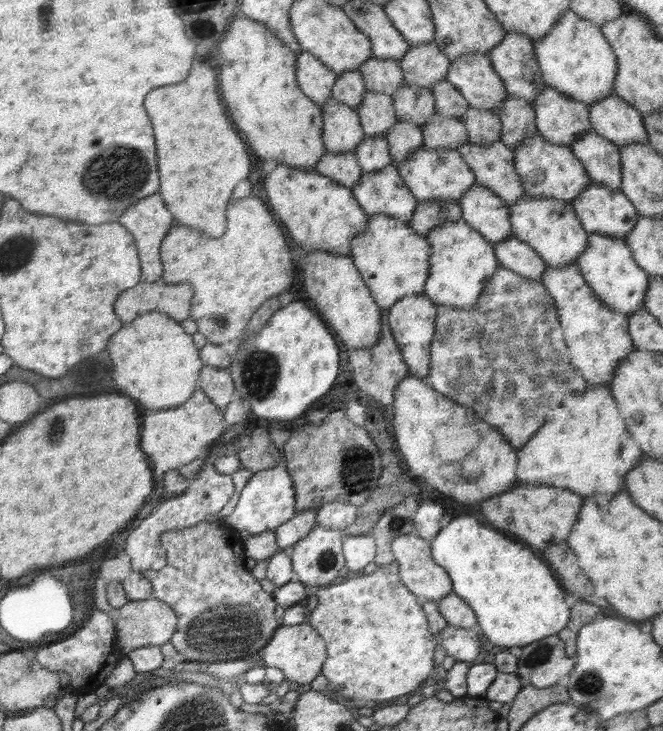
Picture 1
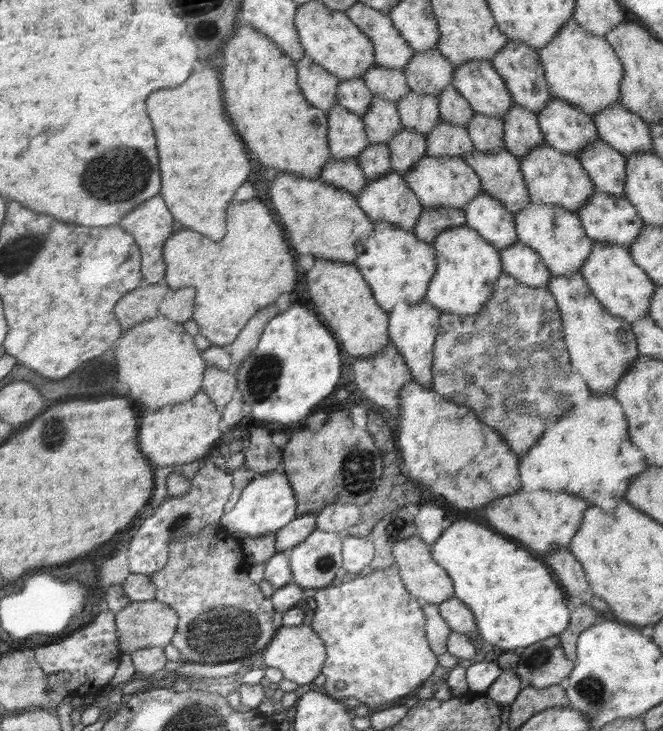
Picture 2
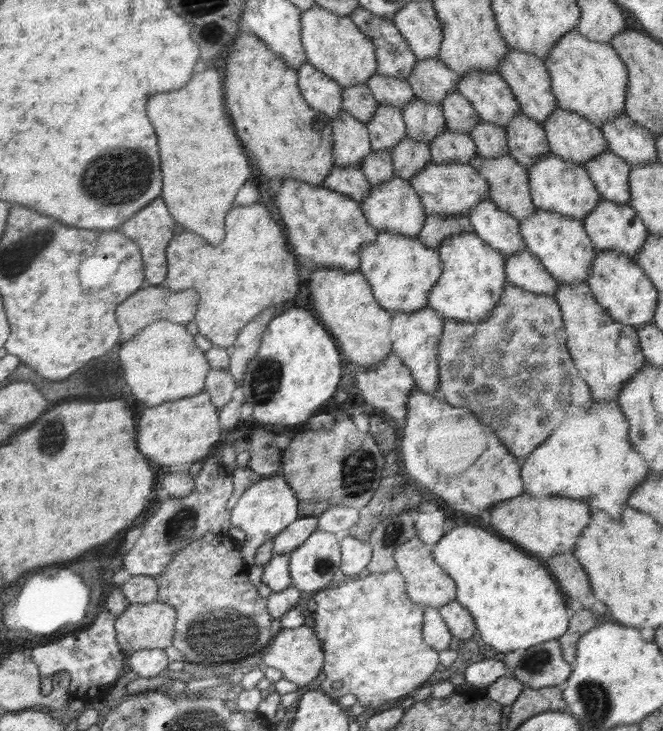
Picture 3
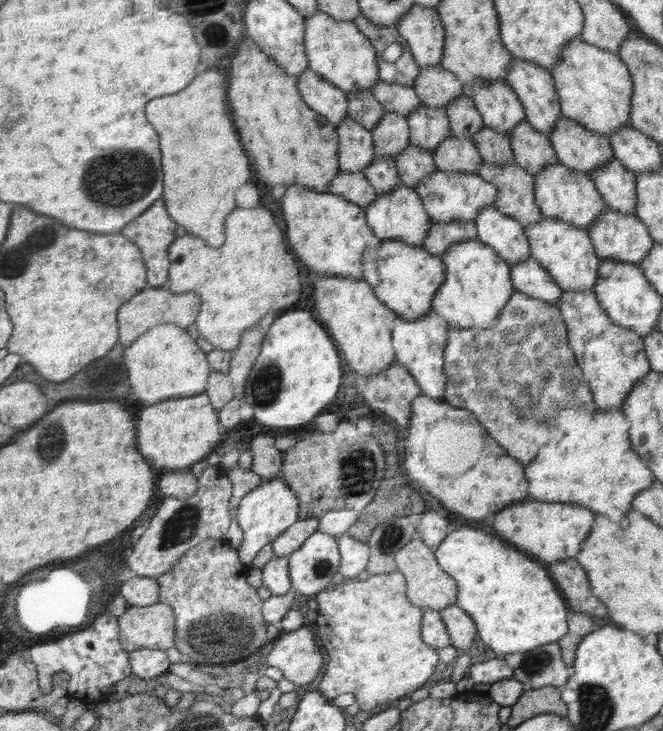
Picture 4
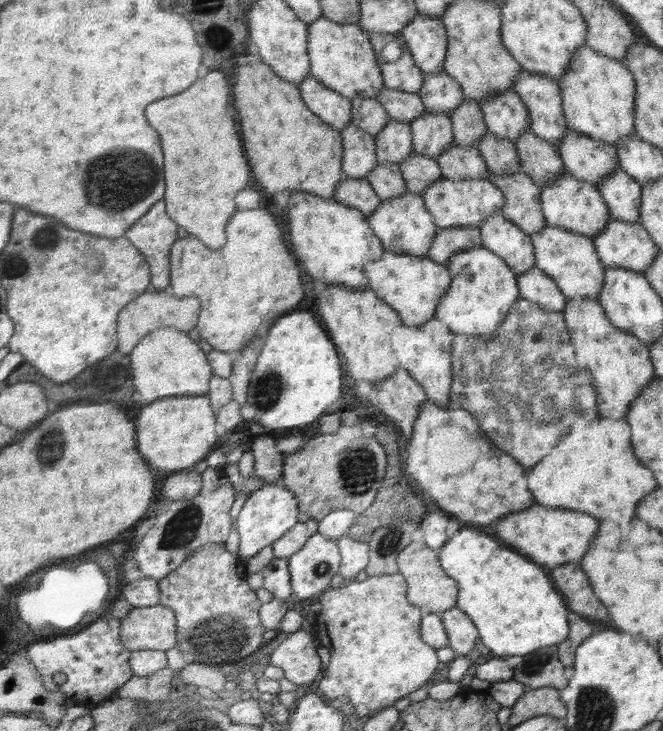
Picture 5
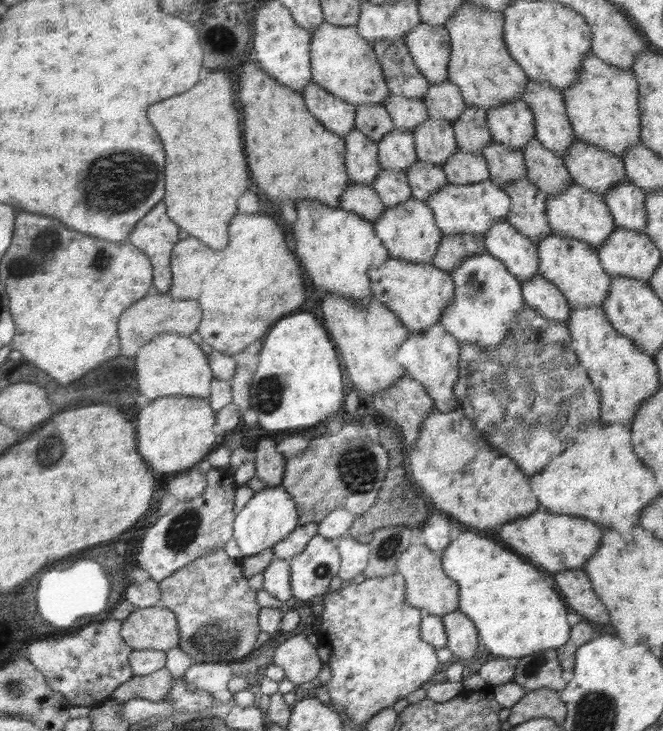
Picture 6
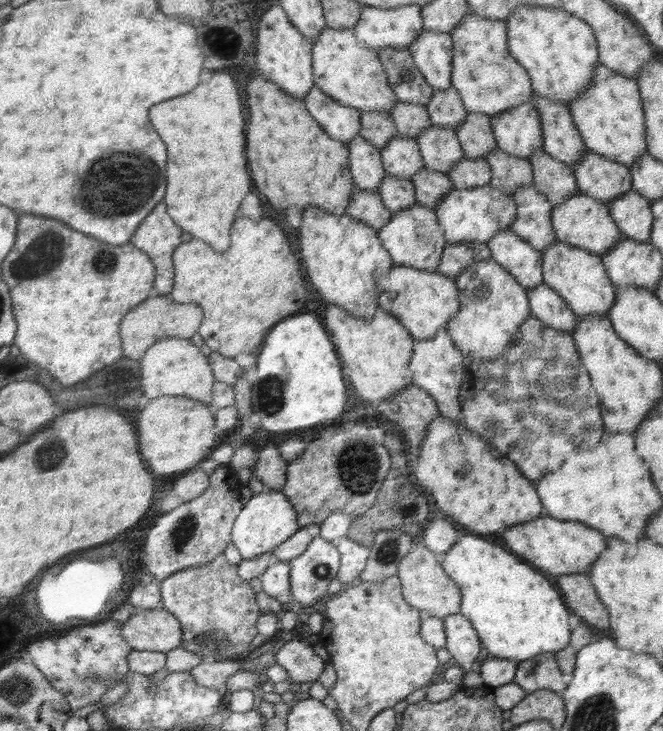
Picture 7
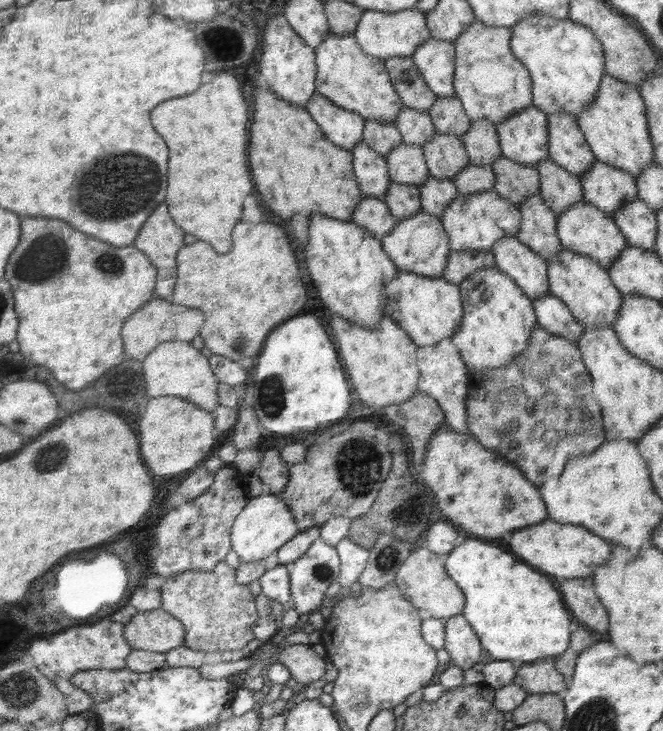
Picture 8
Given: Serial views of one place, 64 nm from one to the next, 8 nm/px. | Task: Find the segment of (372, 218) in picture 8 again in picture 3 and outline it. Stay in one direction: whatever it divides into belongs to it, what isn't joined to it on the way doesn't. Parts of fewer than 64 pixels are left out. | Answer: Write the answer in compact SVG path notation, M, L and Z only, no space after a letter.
M336 167L324 180L323 186L363 202L370 195L373 185L360 167Z

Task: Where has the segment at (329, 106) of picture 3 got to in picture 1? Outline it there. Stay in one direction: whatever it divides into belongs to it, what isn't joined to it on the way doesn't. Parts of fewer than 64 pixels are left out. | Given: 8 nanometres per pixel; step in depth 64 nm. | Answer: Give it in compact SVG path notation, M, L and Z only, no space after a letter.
M301 51L298 56L297 80L303 92L316 104L323 106L332 98L333 88L339 78L334 70L329 69L311 52Z

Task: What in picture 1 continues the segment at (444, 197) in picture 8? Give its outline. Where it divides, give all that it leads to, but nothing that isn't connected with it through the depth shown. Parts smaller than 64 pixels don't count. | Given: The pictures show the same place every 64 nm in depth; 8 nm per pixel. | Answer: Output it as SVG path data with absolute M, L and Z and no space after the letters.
M396 121L386 132L386 140L390 145L392 164L396 166L407 159L418 148L423 147L421 128L408 121Z

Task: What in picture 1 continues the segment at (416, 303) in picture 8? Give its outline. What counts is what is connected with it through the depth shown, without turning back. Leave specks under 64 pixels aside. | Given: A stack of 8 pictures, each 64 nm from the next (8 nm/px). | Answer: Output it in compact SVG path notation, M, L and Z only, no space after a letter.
M370 214L366 230L352 240L350 257L379 306L389 309L405 296L424 293L431 254L427 237L420 236L408 223L388 215Z

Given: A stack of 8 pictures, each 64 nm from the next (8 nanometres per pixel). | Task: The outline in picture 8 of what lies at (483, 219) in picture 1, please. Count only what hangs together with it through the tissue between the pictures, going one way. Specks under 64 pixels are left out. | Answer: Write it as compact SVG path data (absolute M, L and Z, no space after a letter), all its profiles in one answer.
M516 238L500 240L494 246L495 266L511 276L531 300L551 293L548 264L539 253Z

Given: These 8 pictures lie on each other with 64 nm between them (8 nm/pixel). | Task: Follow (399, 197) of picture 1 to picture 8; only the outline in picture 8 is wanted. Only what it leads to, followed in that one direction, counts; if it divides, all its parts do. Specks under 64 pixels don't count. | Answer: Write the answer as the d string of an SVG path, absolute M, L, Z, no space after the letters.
M422 210L411 218L399 220L396 228L382 240L382 243L383 248L398 265L400 271L434 278L444 276L451 247L447 231L438 216Z

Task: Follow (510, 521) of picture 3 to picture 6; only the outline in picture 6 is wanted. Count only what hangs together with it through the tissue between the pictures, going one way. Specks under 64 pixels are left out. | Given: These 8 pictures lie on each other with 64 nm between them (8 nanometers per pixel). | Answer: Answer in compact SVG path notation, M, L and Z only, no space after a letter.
M540 508L532 516L522 520L504 523L496 531L500 534L502 542L513 551L531 560L538 567L545 568L550 574L572 569L580 569L594 557L603 546L605 529L592 520L586 518L552 514Z

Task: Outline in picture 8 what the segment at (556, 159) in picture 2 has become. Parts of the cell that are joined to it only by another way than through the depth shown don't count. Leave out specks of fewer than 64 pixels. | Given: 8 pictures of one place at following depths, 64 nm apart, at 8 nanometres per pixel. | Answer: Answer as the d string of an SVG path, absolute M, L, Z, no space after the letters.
M578 201L564 212L558 213L558 235L563 248L572 252L592 257L605 269L615 264L615 260L628 248L627 237L612 217L592 206L588 201Z

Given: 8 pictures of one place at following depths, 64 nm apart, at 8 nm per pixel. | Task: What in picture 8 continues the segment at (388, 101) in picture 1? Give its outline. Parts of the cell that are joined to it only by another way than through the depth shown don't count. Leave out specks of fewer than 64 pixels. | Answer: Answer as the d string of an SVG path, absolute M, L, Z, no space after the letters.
M402 143L398 148L394 148L394 152L388 153L385 160L389 167L391 182L418 187L431 176L427 159L418 146Z

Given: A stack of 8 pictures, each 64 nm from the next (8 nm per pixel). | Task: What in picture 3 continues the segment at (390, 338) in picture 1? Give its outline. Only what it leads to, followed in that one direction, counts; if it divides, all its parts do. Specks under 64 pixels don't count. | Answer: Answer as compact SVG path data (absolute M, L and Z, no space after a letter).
M394 349L387 356L386 362L380 363L378 367L358 367L355 379L360 392L362 392L362 398L367 402L368 406L380 408L380 410L390 414L393 419L402 424L405 422L409 412L408 400L418 386L411 375L411 369L393 351Z

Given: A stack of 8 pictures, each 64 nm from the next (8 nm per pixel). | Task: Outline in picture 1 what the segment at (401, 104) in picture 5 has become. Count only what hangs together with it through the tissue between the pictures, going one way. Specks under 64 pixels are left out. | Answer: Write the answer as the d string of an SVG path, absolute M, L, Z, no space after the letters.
M372 56L360 66L359 72L368 91L390 95L406 84L399 64Z

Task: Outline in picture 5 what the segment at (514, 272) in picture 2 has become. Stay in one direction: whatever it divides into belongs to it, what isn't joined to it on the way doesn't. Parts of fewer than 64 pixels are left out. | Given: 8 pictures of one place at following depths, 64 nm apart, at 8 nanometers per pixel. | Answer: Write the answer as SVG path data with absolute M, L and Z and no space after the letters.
M536 266L532 270L516 275L522 298L539 304L548 312L557 312L563 315L566 296L559 290L552 277Z

